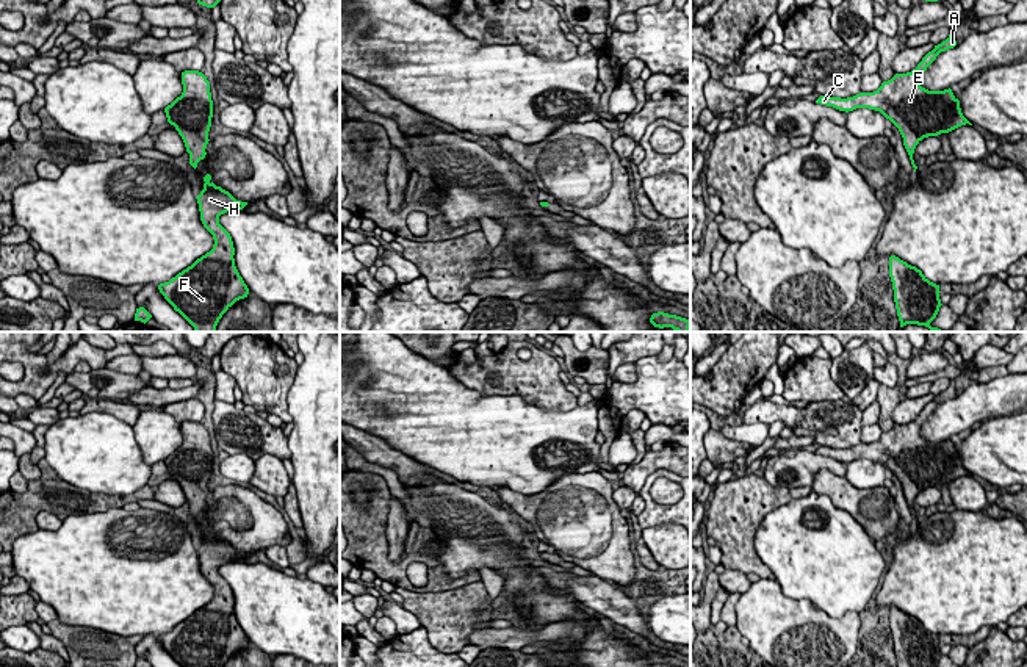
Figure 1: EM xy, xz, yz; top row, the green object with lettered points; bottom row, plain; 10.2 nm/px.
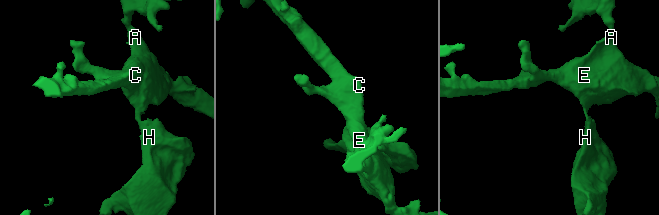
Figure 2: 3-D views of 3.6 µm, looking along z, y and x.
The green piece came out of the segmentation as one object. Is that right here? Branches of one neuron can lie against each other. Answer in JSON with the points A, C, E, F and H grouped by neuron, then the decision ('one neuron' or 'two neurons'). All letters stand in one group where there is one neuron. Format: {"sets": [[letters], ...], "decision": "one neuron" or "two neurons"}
{"sets": [["A", "C", "E", "F", "H"]], "decision": "one neuron"}

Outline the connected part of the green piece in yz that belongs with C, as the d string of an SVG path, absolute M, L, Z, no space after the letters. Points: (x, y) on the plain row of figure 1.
M952 379L949 388L935 396L911 423L895 424L874 443L859 443L847 449L820 446L816 454L845 463L856 459L880 462L899 479L916 523L917 517L914 515L913 504L924 489L949 484L966 474L972 476L963 467L960 451L950 438L928 442L921 437L921 427L927 418L941 402L955 396L955 380Z

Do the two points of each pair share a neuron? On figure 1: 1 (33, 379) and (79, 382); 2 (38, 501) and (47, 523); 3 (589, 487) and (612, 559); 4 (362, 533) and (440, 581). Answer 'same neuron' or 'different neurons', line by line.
1: different neurons
2: different neurons
3: same neuron
4: same neuron

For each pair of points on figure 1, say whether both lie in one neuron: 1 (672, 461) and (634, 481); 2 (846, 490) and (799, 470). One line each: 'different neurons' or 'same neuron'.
1: same neuron
2: different neurons

